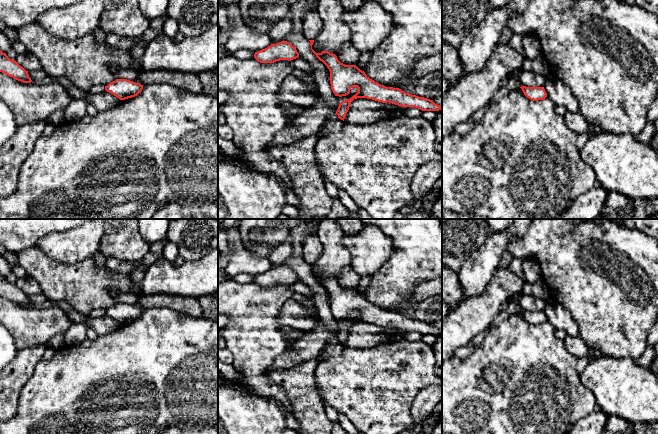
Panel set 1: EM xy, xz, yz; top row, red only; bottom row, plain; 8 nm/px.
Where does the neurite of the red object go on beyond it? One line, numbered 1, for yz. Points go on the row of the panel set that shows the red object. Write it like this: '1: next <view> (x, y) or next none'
1: next none

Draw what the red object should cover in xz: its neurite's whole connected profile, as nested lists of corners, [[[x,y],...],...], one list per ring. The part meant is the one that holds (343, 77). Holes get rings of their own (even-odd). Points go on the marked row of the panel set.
[[[309,40],[310,41],[310,46],[311,46],[311,50],[312,52],[316,55],[316,57],[322,61],[327,68],[330,71],[330,84],[331,84],[331,89],[333,91],[333,93],[335,94],[335,96],[346,96],[350,93],[350,90],[353,87],[357,87],[358,88],[358,92],[353,95],[350,99],[342,101],[339,106],[338,109],[336,111],[336,114],[338,115],[338,118],[343,120],[346,117],[346,114],[349,110],[350,104],[354,99],[357,98],[367,98],[367,99],[372,99],[378,102],[382,102],[382,103],[392,103],[398,106],[402,106],[404,108],[406,107],[415,107],[418,108],[422,111],[439,111],[442,109],[442,107],[438,104],[435,104],[432,100],[424,98],[424,97],[419,97],[416,95],[412,95],[409,93],[406,93],[404,91],[402,91],[399,88],[393,88],[393,87],[386,87],[384,85],[381,85],[377,82],[375,82],[374,80],[370,79],[364,71],[360,70],[356,65],[345,65],[343,63],[341,63],[337,56],[333,53],[330,53],[328,51],[322,51],[321,53],[316,53],[313,49],[312,49],[312,45],[314,43],[314,40]]]

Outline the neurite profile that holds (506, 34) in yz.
[[[505,27],[499,37],[497,45],[509,43],[511,37],[513,35],[513,32],[510,30],[510,28]]]

